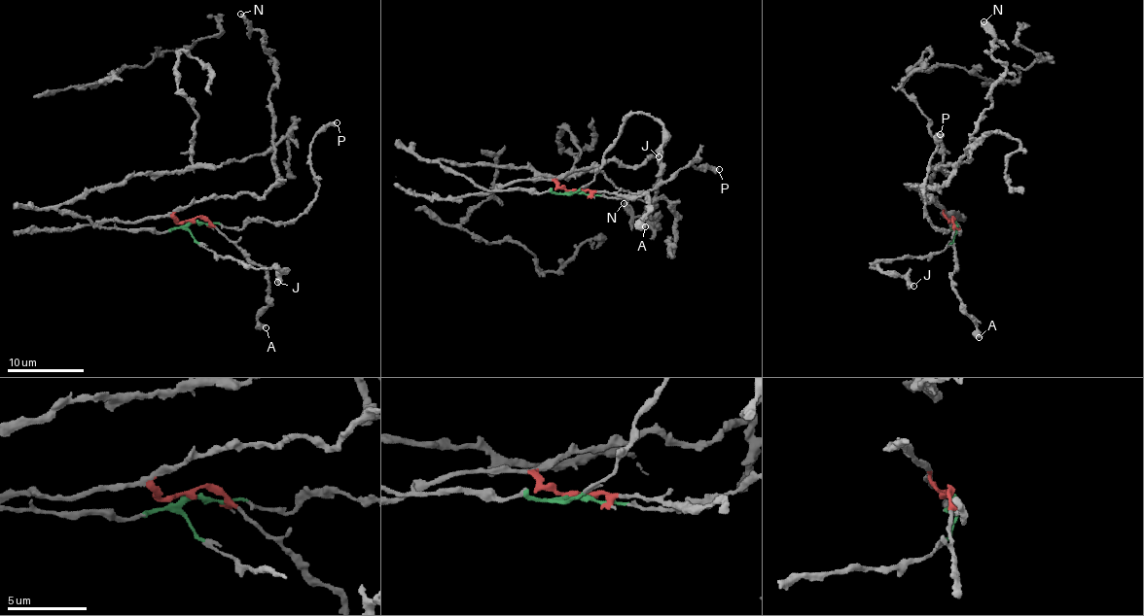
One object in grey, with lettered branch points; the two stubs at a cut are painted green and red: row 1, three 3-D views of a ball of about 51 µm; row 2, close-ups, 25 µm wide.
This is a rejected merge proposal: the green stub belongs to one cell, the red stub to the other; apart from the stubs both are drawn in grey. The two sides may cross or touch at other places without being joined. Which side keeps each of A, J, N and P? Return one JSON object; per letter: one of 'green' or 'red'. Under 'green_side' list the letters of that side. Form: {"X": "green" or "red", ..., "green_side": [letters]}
{"A": "red", "J": "green", "N": "red", "P": "green", "green_side": ["J", "P"]}

